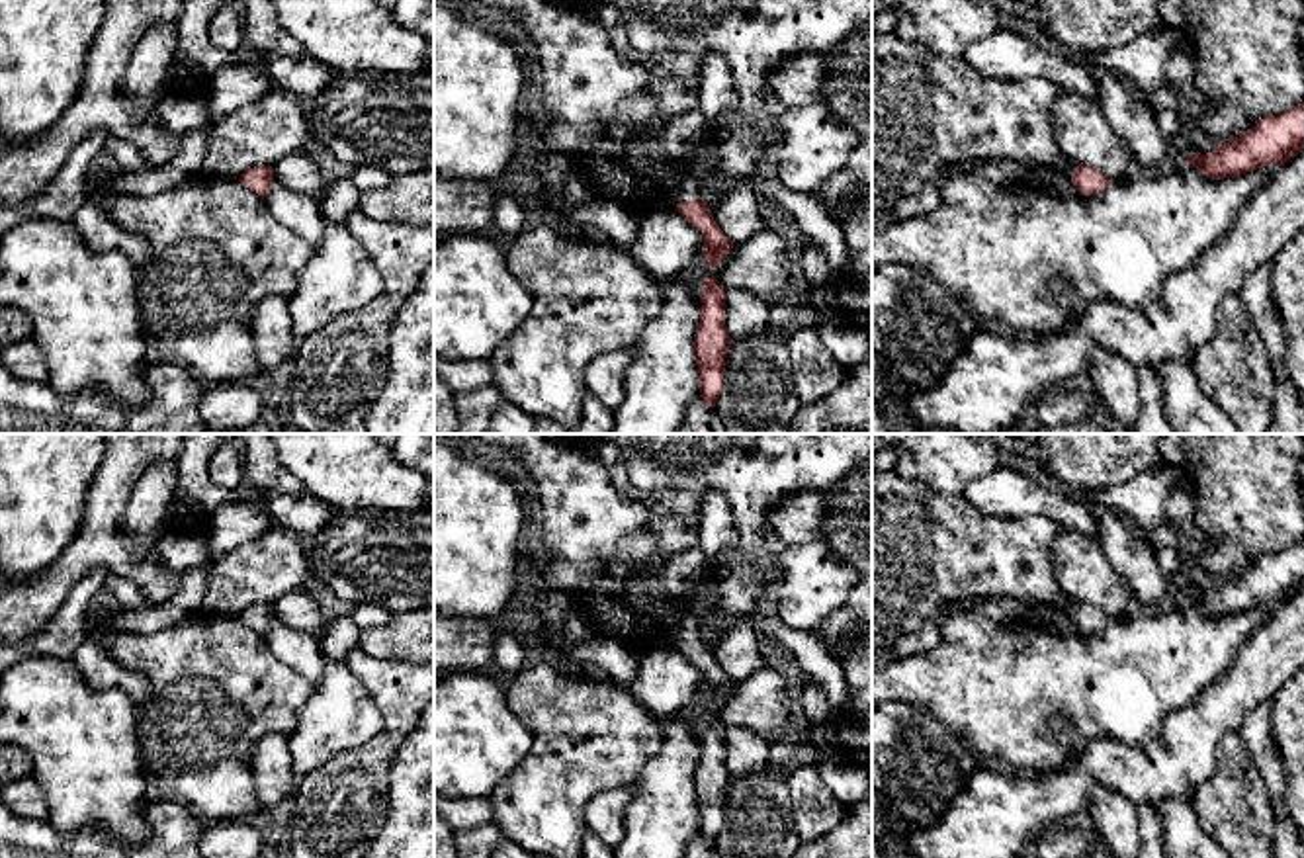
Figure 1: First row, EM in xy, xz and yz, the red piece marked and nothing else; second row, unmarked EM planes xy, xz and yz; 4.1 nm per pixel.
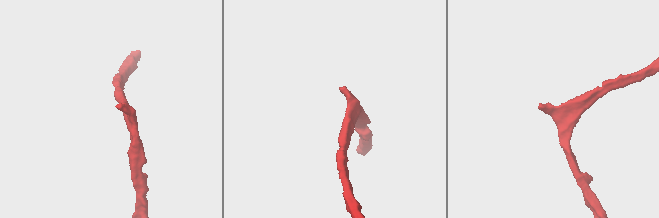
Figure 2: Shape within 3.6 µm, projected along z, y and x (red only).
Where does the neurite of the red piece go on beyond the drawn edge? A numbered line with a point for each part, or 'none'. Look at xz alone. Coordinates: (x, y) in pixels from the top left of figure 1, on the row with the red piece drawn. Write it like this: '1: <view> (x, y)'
1: xz (681, 139)

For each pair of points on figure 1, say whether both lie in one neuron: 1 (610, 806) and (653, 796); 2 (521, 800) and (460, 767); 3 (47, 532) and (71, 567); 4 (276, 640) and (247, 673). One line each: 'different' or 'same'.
1: different
2: different
3: different
4: different

